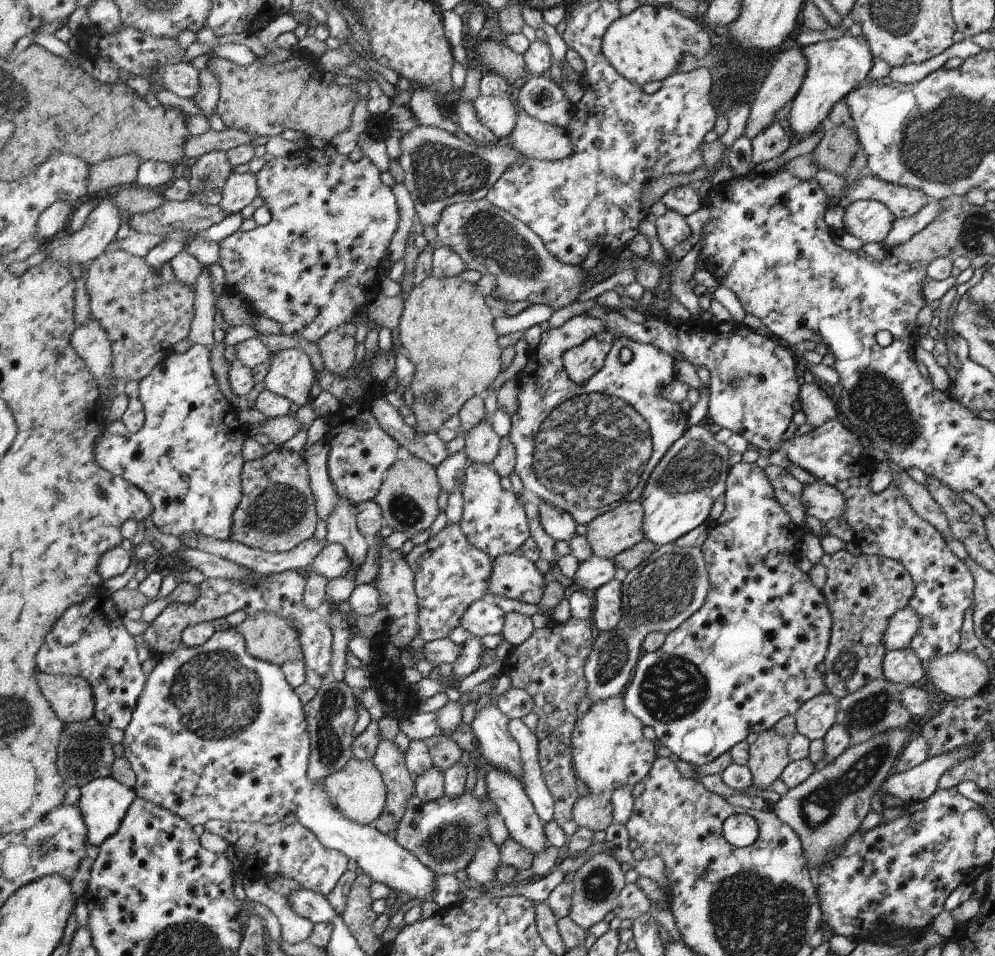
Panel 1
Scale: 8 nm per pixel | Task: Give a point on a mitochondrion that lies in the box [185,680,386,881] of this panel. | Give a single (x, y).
(330, 744)

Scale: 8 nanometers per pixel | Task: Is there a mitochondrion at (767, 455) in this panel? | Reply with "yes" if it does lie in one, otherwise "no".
no

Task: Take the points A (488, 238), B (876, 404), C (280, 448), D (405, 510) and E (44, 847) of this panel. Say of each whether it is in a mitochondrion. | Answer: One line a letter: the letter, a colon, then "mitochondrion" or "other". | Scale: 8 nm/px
A: mitochondrion
B: mitochondrion
C: other
D: mitochondrion
E: mitochondrion

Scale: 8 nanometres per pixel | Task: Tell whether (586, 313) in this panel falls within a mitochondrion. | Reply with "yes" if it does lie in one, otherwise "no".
no

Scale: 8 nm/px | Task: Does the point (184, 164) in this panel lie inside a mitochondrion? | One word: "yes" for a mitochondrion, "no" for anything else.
no

